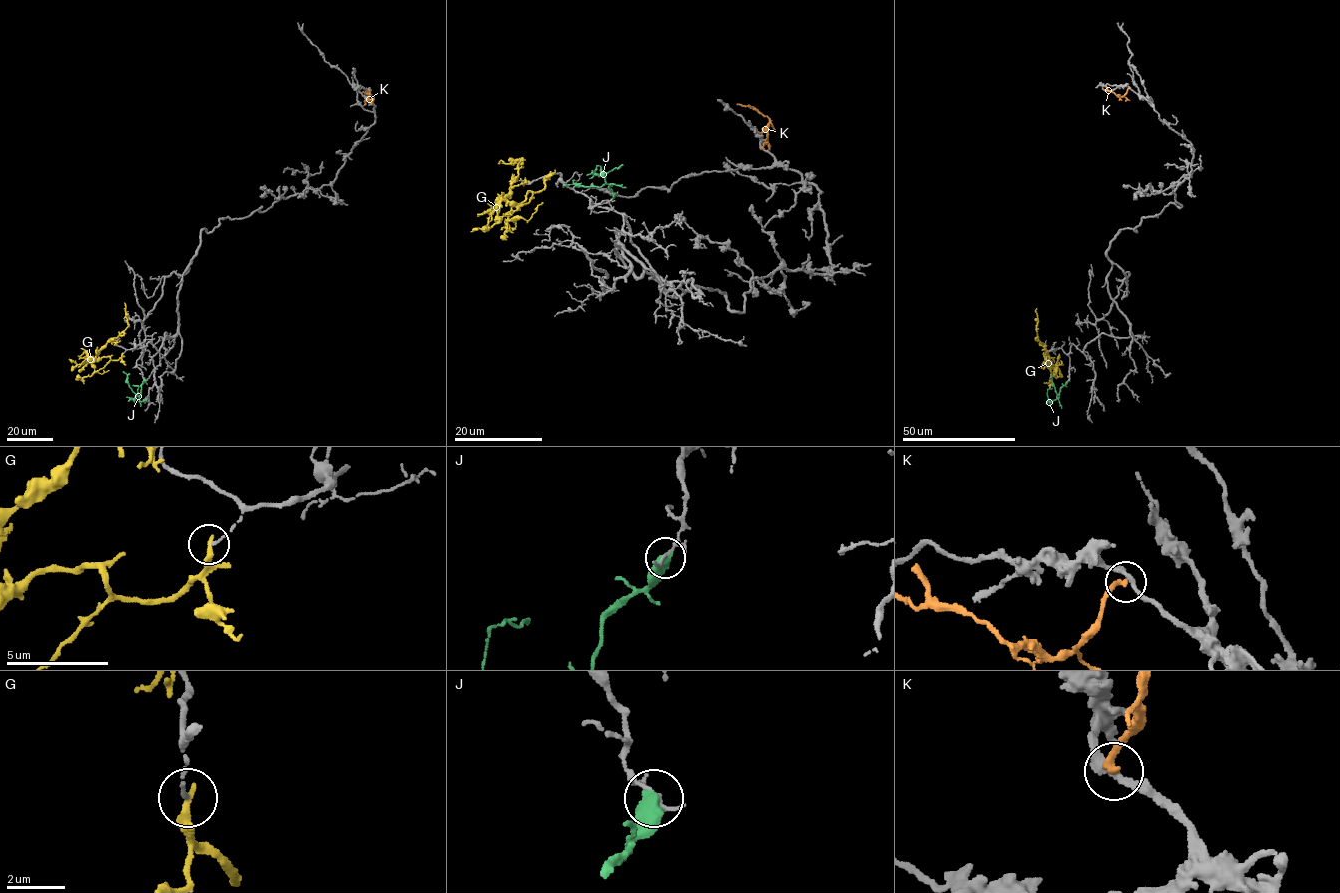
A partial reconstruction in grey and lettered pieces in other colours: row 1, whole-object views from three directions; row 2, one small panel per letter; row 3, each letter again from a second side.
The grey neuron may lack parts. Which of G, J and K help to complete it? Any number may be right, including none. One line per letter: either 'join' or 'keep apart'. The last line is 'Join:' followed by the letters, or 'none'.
G: keep apart
J: keep apart
K: keep apart
Join: none

